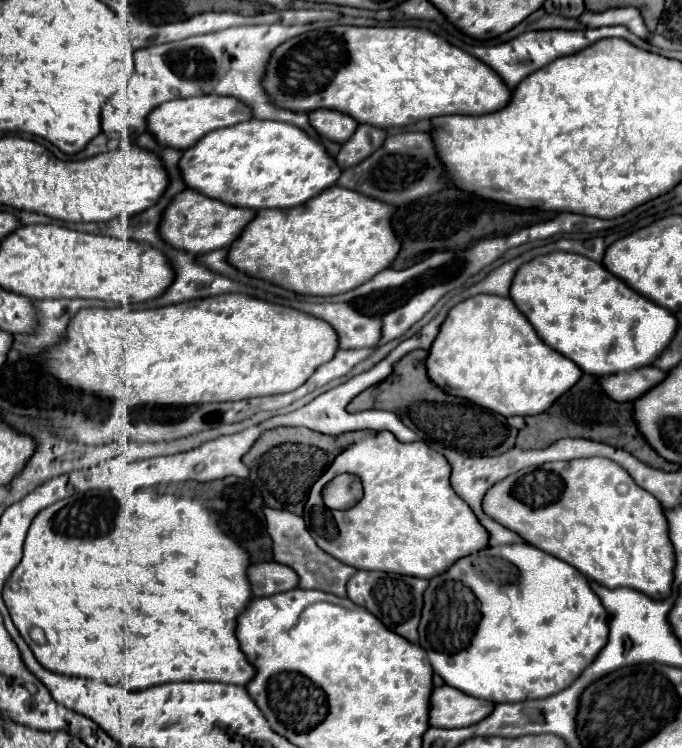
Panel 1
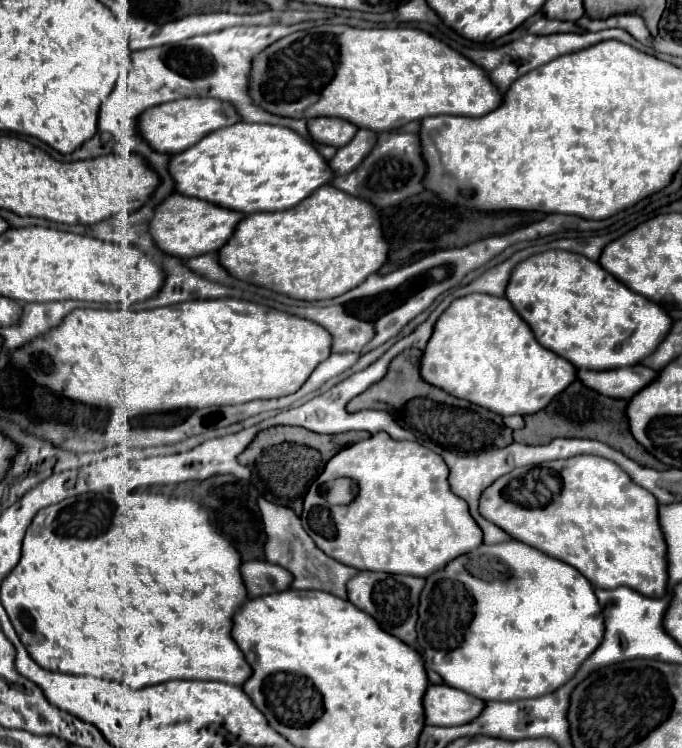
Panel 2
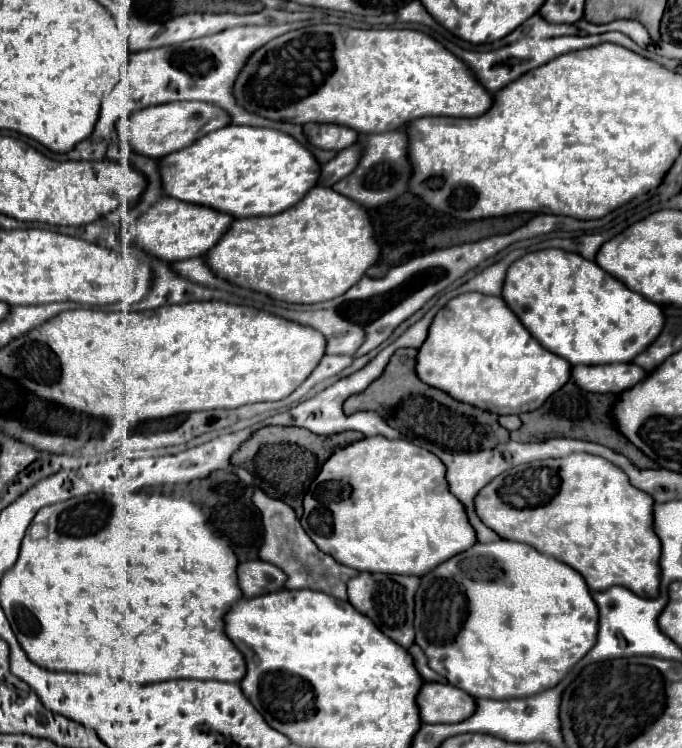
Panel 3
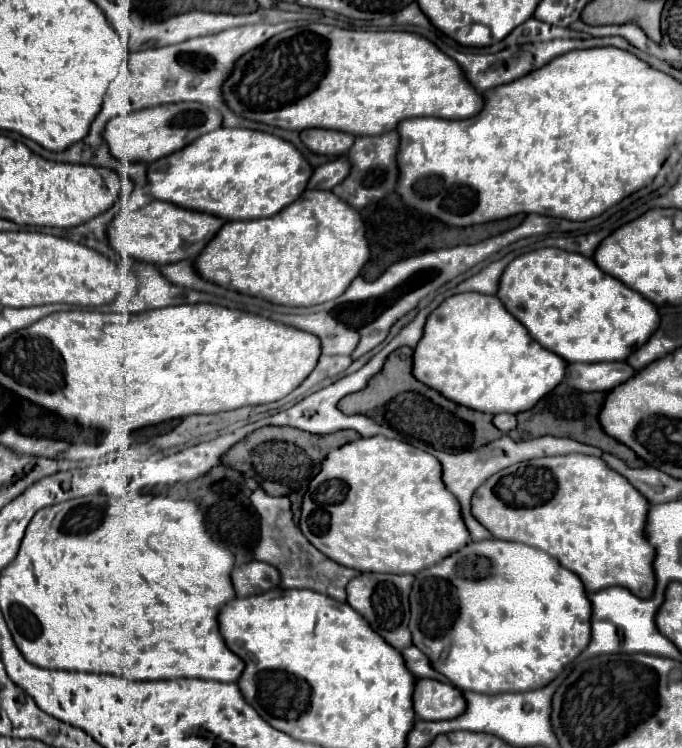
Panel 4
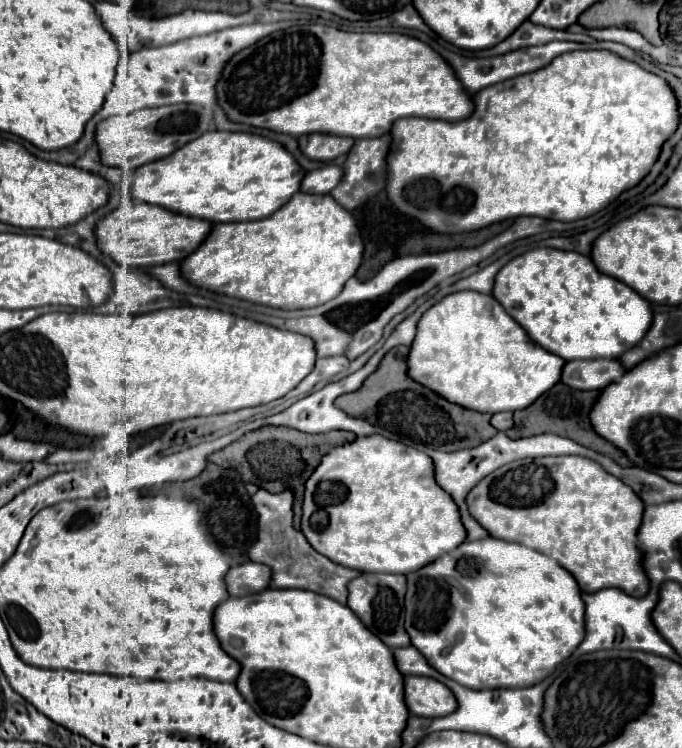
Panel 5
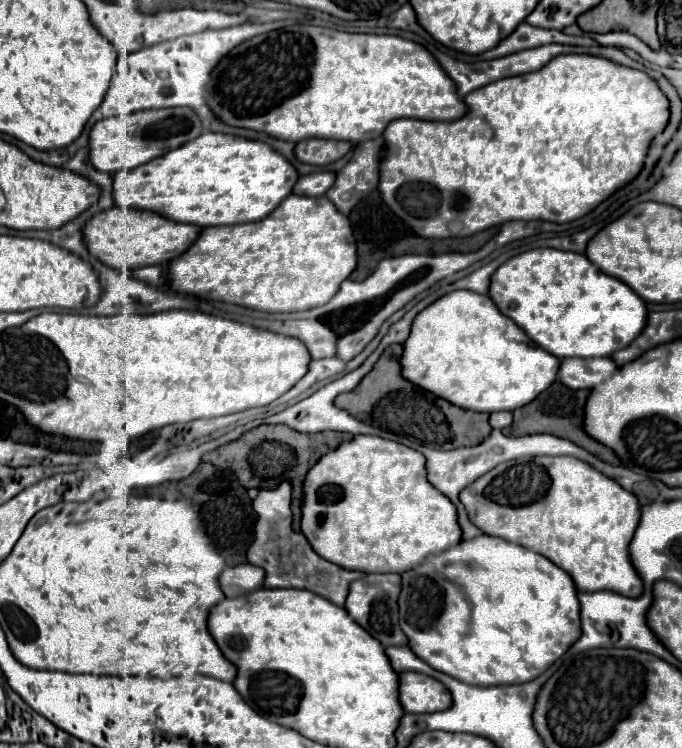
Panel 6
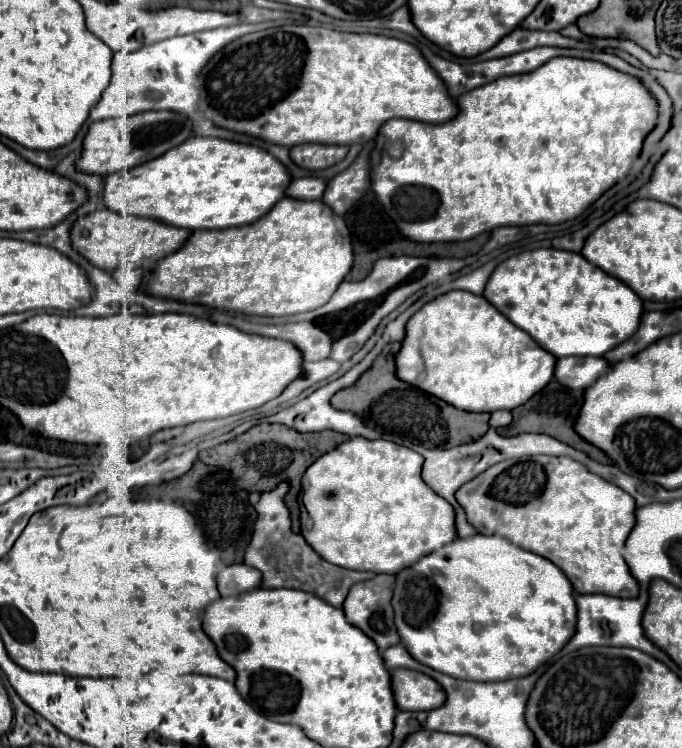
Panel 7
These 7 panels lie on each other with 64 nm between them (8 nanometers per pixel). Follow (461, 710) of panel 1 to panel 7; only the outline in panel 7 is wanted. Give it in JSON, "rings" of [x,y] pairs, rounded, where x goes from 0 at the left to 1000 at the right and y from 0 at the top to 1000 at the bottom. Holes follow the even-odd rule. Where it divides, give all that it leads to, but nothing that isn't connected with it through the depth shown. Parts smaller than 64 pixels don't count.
{"rings":[[[581,893],[572,896],[572,909],[584,949],[633,949],[654,936],[645,914],[619,898]]]}

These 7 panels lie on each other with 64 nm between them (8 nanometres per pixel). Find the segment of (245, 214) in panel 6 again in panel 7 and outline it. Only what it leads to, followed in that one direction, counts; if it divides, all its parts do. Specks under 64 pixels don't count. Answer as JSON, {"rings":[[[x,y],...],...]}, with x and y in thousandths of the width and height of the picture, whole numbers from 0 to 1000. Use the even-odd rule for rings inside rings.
{"rings":[[[282,182],[279,187],[273,187],[273,193],[249,198],[249,203],[226,214],[217,214],[202,225],[188,225],[152,235],[147,265],[152,278],[179,283],[182,289],[226,291],[232,297],[273,307],[326,307],[370,299],[378,291],[384,291],[408,267],[416,265],[416,254],[422,246],[422,227],[384,198],[367,193],[346,193],[323,184]]]}

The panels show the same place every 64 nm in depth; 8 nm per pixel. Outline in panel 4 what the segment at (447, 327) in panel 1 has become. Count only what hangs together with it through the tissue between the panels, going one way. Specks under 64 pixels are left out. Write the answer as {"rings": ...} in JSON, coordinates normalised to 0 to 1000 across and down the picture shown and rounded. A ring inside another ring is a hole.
{"rings":[[[680,390],[654,398],[625,425],[619,455],[607,465],[604,500],[657,535],[718,553],[777,548],[827,505],[830,481],[777,452],[727,396]]]}

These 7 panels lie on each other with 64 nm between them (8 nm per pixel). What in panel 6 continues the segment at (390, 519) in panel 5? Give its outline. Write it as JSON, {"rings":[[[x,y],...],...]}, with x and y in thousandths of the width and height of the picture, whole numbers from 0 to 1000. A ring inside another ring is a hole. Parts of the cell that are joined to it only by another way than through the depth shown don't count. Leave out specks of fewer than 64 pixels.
{"rings":[[[519,583],[455,626],[446,642],[443,714],[472,746],[496,757],[581,767],[677,722],[666,674],[625,642],[622,607],[557,583]]]}

